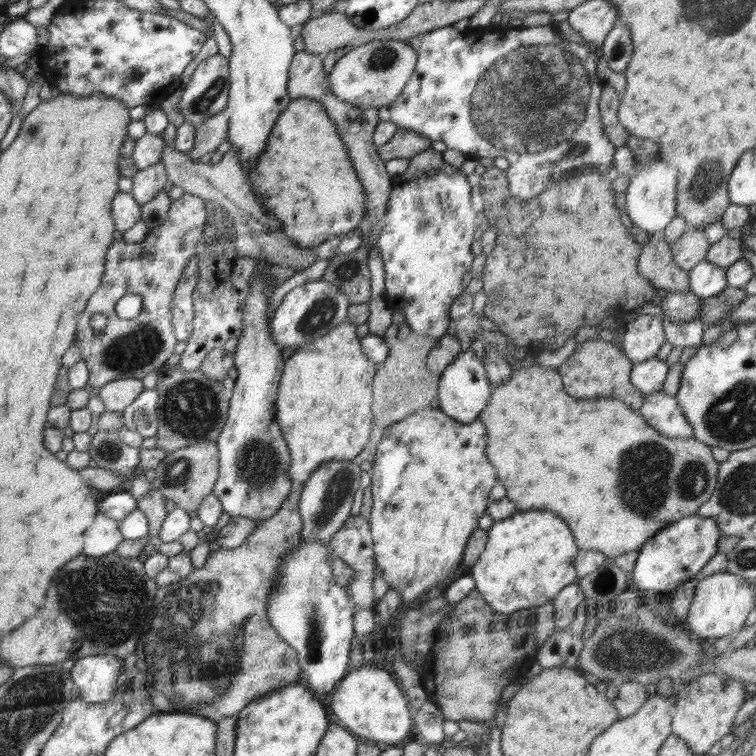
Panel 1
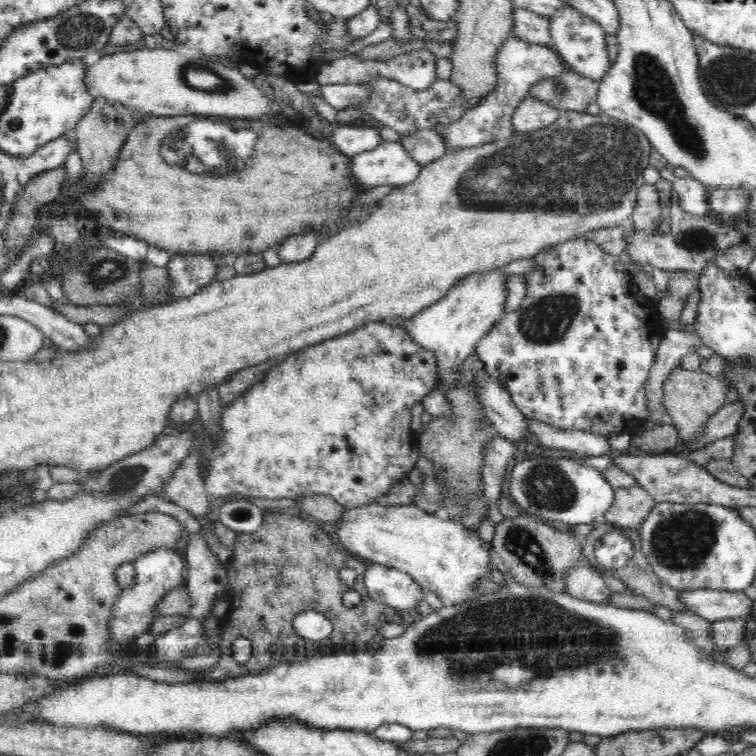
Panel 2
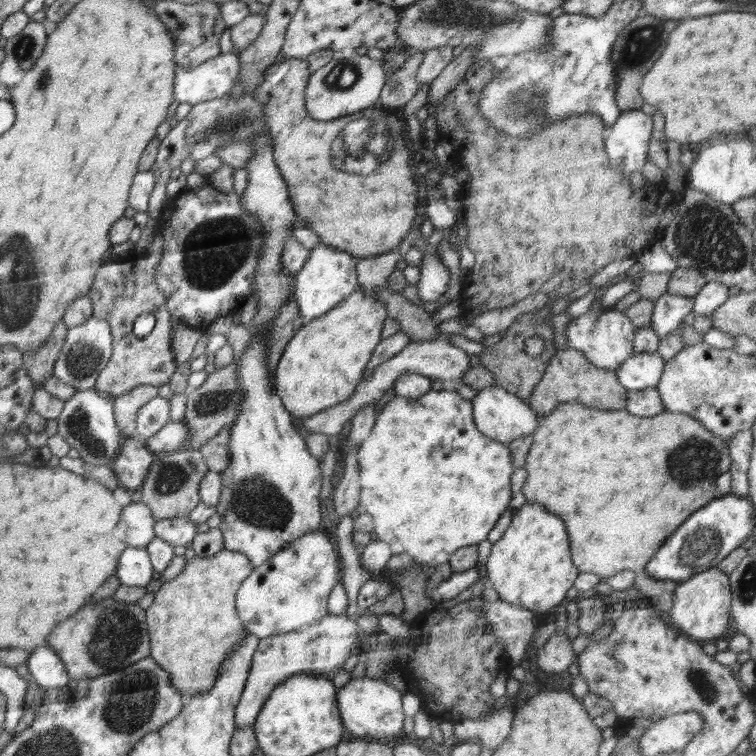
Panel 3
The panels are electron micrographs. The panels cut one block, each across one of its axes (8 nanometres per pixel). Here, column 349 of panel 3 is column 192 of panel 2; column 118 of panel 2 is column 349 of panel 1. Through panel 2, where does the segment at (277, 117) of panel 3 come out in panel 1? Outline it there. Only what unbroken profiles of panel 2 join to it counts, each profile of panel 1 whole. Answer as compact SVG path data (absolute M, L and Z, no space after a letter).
M291 99L276 120L255 168L246 171L246 176L252 192L271 215L272 225L281 229L297 247L314 249L330 237L361 229L367 196L356 178L335 122L314 99Z

